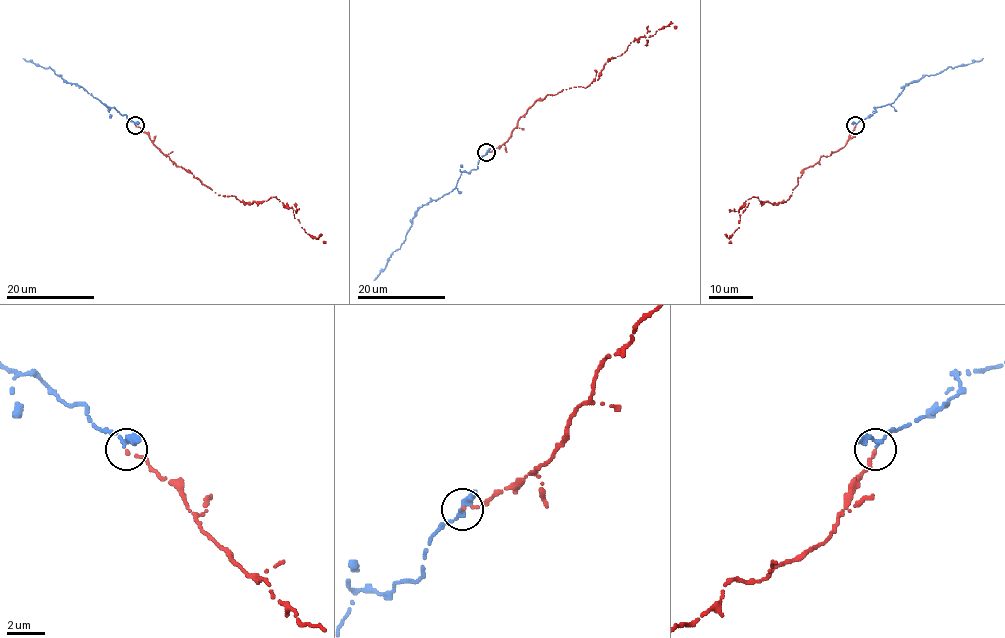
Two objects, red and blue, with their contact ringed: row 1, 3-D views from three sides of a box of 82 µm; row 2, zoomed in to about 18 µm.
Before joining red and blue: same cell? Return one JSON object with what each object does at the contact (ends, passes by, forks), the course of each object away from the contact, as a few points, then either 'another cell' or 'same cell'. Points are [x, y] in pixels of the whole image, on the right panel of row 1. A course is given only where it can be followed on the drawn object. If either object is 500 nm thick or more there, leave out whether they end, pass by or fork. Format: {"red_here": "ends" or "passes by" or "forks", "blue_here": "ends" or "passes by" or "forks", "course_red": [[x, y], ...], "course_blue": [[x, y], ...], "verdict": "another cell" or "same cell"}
{"red_here": "ends", "blue_here": "passes by", "course_red": [[856, 125], [841, 148], [803, 170], [786, 201], [773, 204], [752, 196], [746, 201], [730, 243]], "course_blue": [[856, 125], [872, 115], [874, 107], [891, 104], [909, 83], [982, 58]], "verdict": "same cell"}

